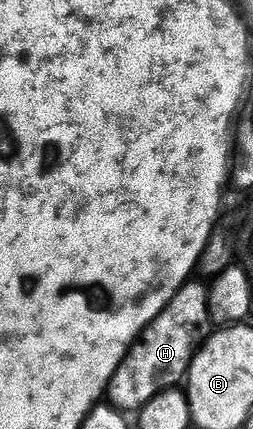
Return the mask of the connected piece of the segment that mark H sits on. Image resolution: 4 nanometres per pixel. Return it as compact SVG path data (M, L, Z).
M195 283L183 285L183 289L172 298L169 306L165 306L165 310L161 310L161 314L153 318L150 326L125 354L121 366L117 366L105 396L114 407L124 413L138 413L157 394L184 383L187 371L191 368L191 357L199 351L213 328L208 285Z

